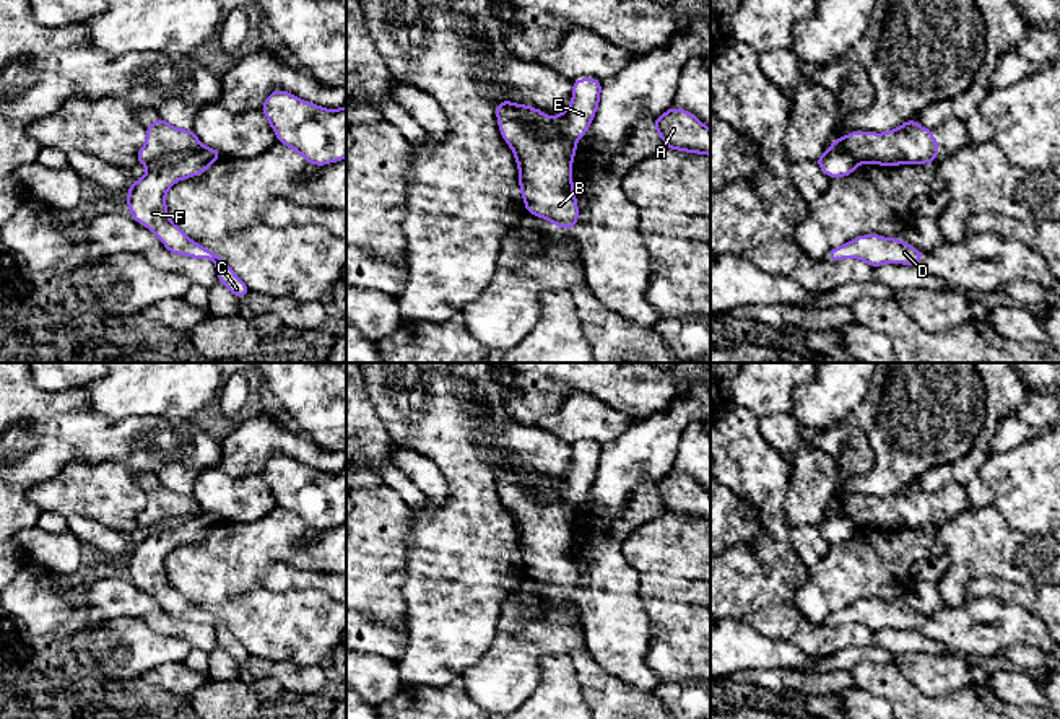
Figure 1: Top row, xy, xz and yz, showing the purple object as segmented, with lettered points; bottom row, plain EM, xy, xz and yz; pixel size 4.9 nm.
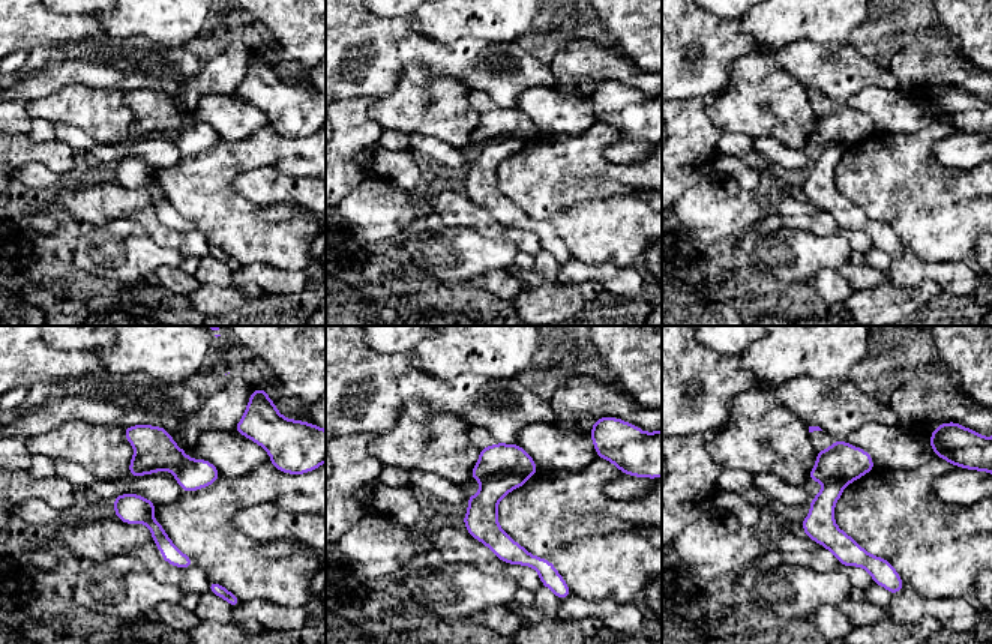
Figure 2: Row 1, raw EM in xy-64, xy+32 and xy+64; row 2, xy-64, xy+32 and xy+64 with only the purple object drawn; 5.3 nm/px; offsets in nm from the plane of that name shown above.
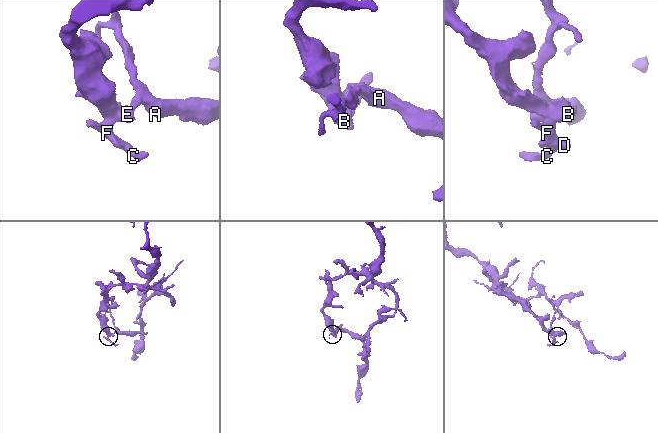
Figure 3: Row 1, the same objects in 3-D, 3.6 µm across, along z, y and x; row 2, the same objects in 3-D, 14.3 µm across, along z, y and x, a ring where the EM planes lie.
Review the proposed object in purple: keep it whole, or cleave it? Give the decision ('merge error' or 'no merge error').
merge error

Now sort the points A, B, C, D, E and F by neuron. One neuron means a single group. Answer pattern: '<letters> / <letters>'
A C D E F / B

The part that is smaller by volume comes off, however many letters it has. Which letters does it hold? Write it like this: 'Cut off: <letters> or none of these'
Cut off: A, C, D, E, F

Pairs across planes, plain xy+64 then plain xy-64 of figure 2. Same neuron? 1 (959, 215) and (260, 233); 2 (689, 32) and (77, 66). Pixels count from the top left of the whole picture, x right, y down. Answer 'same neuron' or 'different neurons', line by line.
1: same neuron
2: same neuron

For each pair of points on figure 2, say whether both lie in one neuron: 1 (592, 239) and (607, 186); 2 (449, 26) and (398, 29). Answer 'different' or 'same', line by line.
1: different
2: different

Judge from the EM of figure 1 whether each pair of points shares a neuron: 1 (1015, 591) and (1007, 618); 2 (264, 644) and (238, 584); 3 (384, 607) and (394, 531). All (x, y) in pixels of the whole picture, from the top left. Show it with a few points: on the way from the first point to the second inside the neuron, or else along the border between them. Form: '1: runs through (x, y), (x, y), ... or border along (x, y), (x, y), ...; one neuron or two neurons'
1: border along (974, 597), (1000, 597), (1021, 604), (1042, 623); two neurons
2: runs through (264, 630), (236, 599); one neuron
3: runs through (382, 588), (382, 550); one neuron

